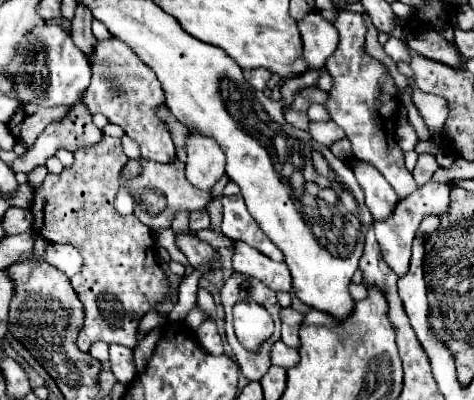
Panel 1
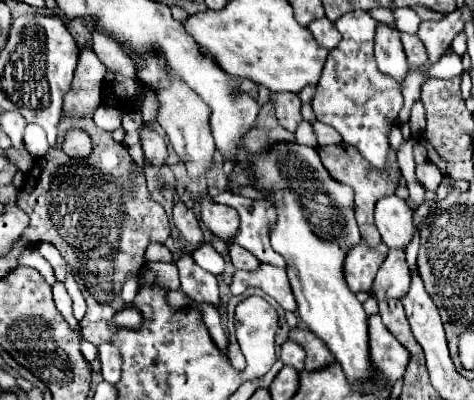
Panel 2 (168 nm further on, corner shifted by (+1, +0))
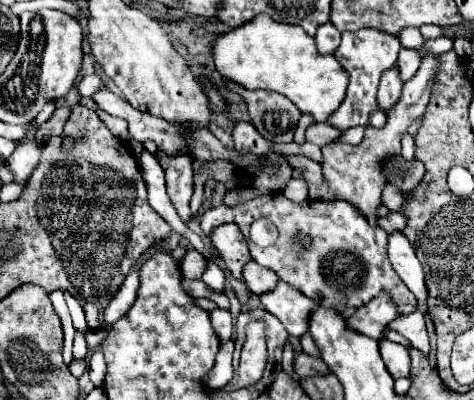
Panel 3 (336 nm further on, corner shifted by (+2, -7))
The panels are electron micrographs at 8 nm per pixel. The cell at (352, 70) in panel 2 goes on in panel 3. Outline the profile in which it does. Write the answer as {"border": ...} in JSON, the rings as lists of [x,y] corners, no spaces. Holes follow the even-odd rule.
{"border":[[[363,27],[357,31],[343,31],[341,35],[343,35],[341,45],[337,47],[337,51],[333,55],[341,63],[341,67],[349,73],[349,85],[347,85],[345,99],[341,101],[341,107],[329,115],[327,123],[333,127],[337,125],[337,129],[345,131],[345,129],[357,127],[357,125],[367,127],[371,113],[381,109],[377,105],[379,77],[385,69],[389,69],[397,63],[397,53],[401,49],[401,43],[395,35],[385,33],[381,29],[373,29],[373,27]]]}

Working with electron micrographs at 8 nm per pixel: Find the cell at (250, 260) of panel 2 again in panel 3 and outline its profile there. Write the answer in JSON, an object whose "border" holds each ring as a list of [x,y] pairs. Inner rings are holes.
{"border":[[[249,261],[243,267],[243,281],[249,287],[249,291],[253,291],[255,295],[261,295],[263,291],[269,291],[275,287],[277,275],[269,269],[257,265],[255,261]]]}

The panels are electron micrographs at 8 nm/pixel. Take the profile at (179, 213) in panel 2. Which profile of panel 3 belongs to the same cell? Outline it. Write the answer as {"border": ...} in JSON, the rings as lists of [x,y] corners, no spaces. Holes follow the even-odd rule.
{"border":[[[161,155],[161,165],[165,169],[167,193],[171,197],[171,203],[177,209],[181,221],[189,223],[189,199],[193,195],[193,157],[179,155],[175,159],[169,159],[167,155]]]}

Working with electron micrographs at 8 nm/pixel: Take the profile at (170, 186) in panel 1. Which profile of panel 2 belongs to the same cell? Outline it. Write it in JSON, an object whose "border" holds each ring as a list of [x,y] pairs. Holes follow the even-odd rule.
{"border":[[[210,196],[202,200],[202,210],[204,210],[204,226],[226,246],[230,246],[234,240],[234,232],[238,232],[238,212],[230,206],[214,204]]]}

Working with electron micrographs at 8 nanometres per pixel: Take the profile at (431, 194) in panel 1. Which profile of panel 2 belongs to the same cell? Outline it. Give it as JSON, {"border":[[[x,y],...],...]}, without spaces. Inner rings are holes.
{"border":[[[390,250],[386,262],[376,274],[370,294],[376,300],[386,300],[386,298],[400,300],[402,296],[406,296],[408,288],[410,288],[410,274],[406,264],[406,254],[404,250]]]}

